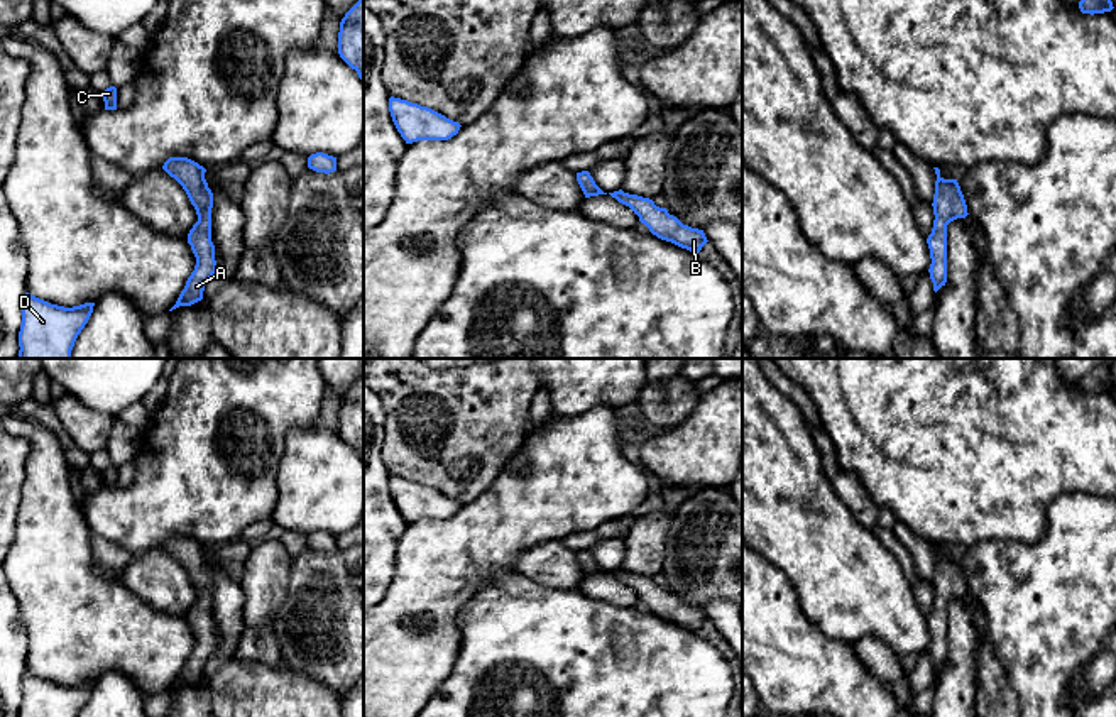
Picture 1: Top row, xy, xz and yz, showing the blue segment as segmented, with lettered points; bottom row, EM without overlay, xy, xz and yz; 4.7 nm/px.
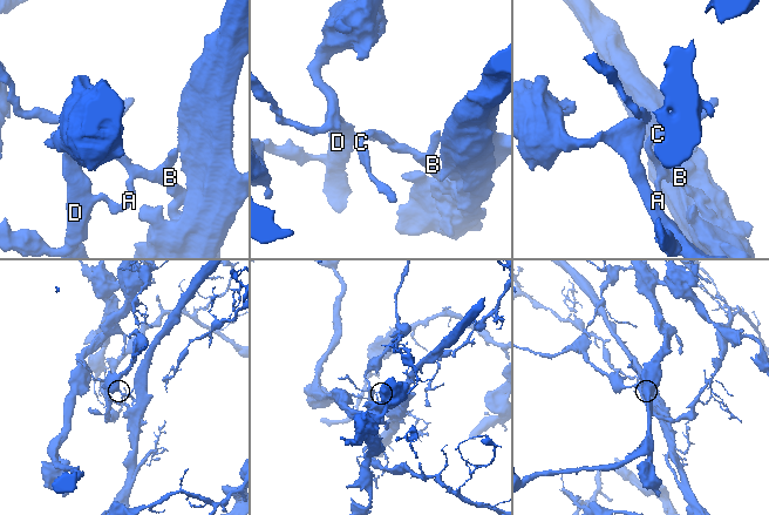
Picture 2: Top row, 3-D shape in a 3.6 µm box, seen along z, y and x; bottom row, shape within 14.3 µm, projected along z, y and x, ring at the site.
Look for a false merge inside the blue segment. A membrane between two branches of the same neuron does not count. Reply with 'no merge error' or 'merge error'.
merge error

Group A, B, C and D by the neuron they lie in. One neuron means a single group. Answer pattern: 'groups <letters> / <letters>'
groups A D / B C

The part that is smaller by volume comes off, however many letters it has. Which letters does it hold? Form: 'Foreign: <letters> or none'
Foreign: B, C

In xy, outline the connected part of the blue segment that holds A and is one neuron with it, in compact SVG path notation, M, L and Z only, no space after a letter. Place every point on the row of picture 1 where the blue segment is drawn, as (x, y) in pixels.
M196 222L188 233L188 244L196 257L196 265L186 281L176 304L169 309L179 306L191 306L203 299L205 284L216 272L215 245L211 242L211 223Z

